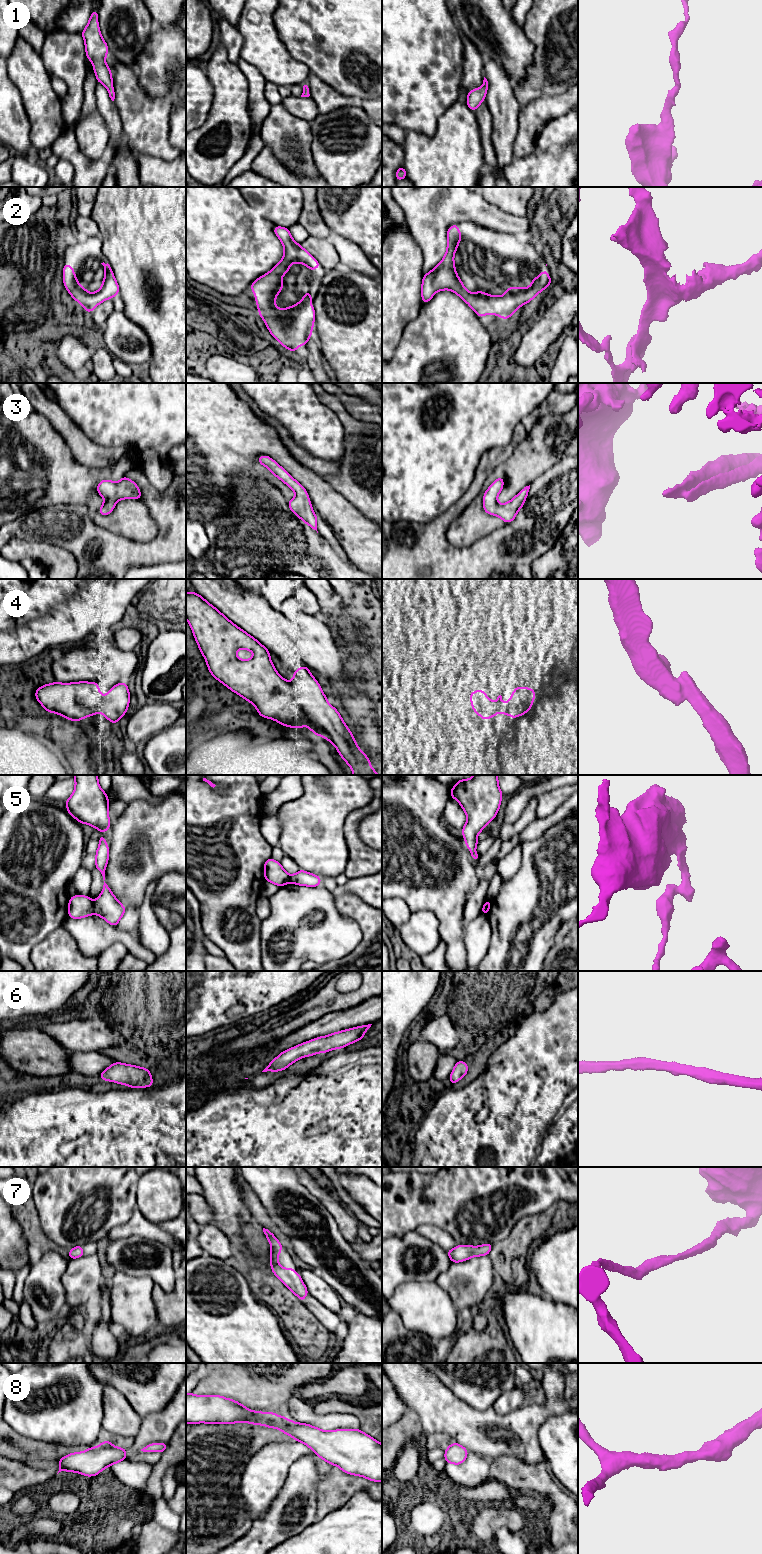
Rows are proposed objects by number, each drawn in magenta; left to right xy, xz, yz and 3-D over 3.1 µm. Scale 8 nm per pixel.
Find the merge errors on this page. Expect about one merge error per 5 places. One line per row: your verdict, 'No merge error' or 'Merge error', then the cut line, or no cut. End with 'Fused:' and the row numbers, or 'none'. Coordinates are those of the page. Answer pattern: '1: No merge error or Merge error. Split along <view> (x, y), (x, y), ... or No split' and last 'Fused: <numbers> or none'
1: No merge error. No split
2: No merge error. No split
3: No merge error. No split
4: No merge error. No split
5: Merge error. Split along xy (94, 903), (92, 913)
6: No merge error. No split
7: No merge error. No split
8: No merge error. No split
Fused: 5

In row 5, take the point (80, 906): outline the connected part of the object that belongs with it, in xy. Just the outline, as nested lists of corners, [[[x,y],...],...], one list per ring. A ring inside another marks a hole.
[[[75,895],[70,897],[68,904],[68,917],[80,919],[94,913],[93,901],[89,896]]]

